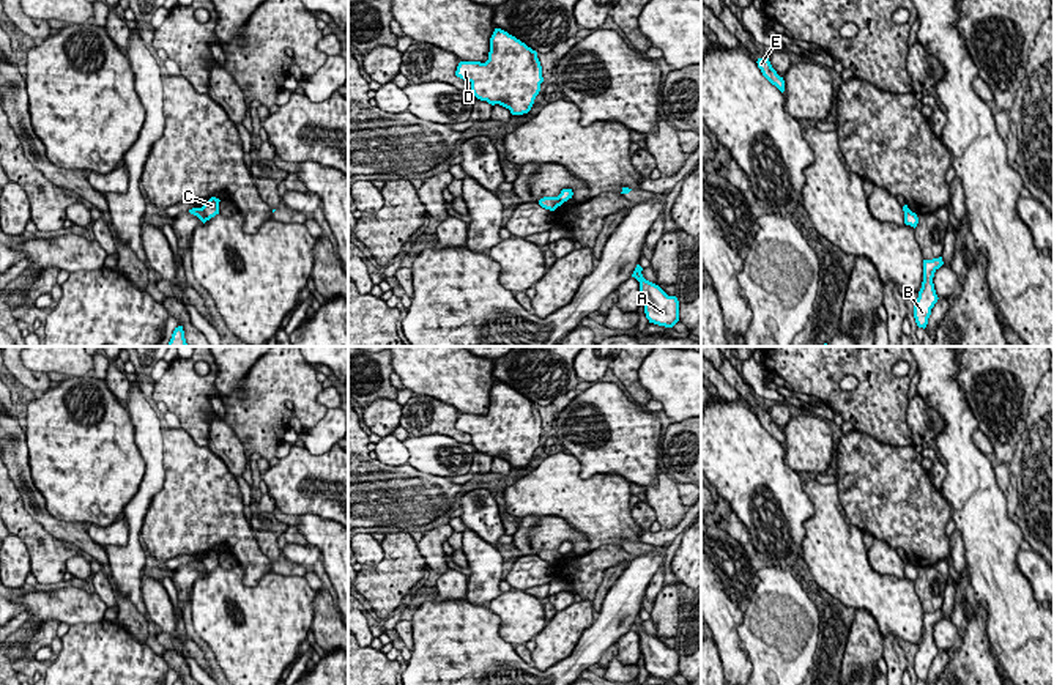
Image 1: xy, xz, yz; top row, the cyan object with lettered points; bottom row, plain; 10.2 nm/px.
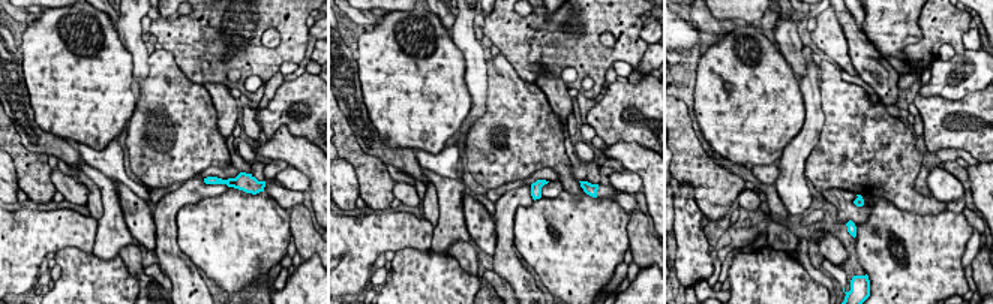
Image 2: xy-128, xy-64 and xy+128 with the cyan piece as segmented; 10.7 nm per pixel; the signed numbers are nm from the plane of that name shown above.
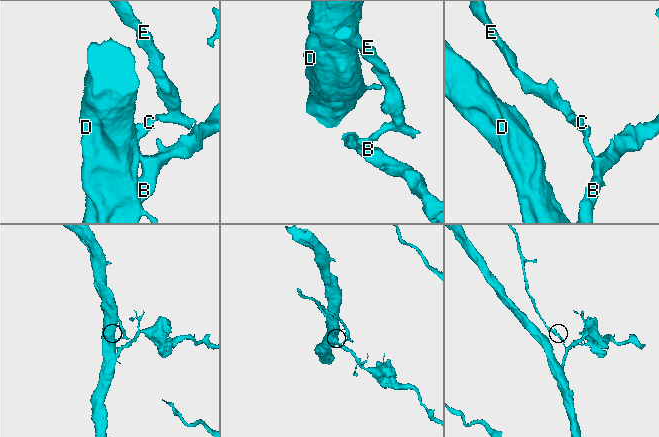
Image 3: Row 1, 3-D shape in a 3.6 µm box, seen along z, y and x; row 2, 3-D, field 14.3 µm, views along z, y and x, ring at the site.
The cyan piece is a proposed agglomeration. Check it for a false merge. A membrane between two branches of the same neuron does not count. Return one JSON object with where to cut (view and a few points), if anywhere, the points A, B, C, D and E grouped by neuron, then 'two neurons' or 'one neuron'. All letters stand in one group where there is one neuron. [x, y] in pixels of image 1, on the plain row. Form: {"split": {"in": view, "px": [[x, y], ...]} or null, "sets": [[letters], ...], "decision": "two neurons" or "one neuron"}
{"split": {"in": "xy", "px": [[200, 561], [208, 572]]}, "sets": [["A", "B", "D"], ["C", "E"]], "decision": "two neurons"}

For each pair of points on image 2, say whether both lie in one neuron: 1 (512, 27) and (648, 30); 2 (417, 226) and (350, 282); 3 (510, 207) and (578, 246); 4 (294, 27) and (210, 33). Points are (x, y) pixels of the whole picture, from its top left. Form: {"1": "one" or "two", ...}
{"1": "two", "2": "one", "3": "two", "4": "one"}

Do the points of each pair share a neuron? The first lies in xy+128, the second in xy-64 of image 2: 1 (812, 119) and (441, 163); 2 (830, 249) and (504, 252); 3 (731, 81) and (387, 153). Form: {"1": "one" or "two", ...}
{"1": "two", "2": "two", "3": "two"}

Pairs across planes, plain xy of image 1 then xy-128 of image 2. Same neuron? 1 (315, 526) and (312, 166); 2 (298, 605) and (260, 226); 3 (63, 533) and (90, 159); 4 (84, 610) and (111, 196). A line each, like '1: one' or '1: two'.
1: one
2: one
3: two
4: two

